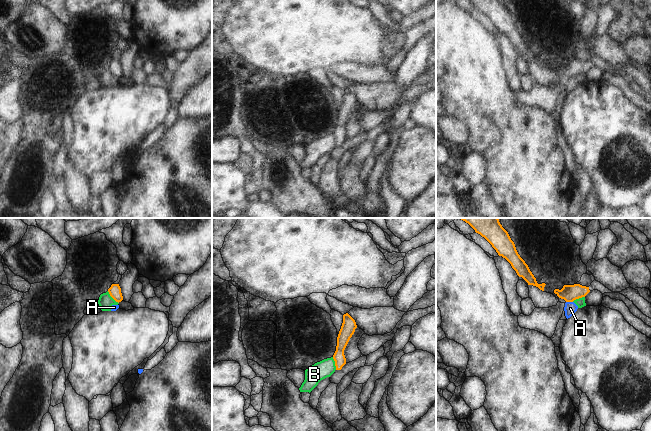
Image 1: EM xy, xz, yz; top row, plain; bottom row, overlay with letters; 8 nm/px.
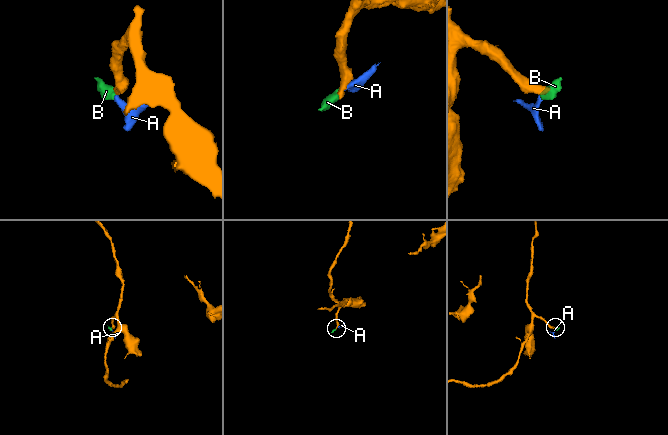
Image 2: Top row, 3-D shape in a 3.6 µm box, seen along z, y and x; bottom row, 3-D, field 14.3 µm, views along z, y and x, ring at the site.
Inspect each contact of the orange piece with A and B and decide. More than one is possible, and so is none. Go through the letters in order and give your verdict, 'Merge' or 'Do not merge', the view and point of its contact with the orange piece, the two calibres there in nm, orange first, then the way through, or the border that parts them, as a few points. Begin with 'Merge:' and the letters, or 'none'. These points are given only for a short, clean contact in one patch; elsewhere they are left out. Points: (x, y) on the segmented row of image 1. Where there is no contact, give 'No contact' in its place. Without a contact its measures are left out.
Merge: none
A: Do not merge. Touches orange at yz (569, 301). Thickness 140 nm (orange) against 100 nm. Boundary: yz (566, 301), (572, 302)
B: Do not merge. Touches orange at xy (112, 297). Thickness 100 nm (orange) against 120 nm. Boundary: xy (107, 291), (118, 303).

